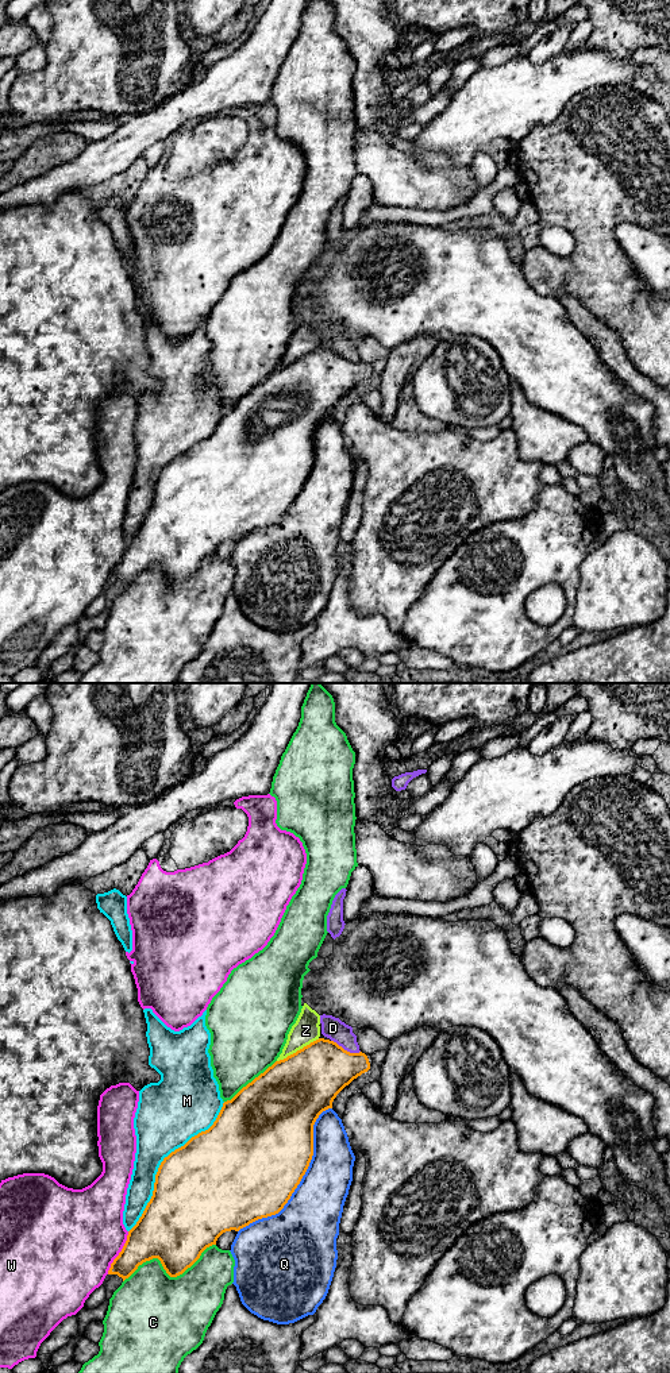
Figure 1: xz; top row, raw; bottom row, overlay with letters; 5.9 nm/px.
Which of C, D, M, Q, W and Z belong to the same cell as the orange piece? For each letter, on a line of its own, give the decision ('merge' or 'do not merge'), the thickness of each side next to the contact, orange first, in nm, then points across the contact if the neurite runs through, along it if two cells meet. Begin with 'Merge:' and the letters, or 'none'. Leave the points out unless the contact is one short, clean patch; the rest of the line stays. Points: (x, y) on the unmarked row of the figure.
Merge: none
C: do not merge; calibres 380 and 480 nm
D: do not merge; calibres 360 and 130 nm
M: do not merge; calibres 500 and 380 nm
Q: do not merge; calibres 500 and 340 nm
W: do not merge; calibres 280 and 480 nm
Z: do not merge; calibres 400 and 160 nm

